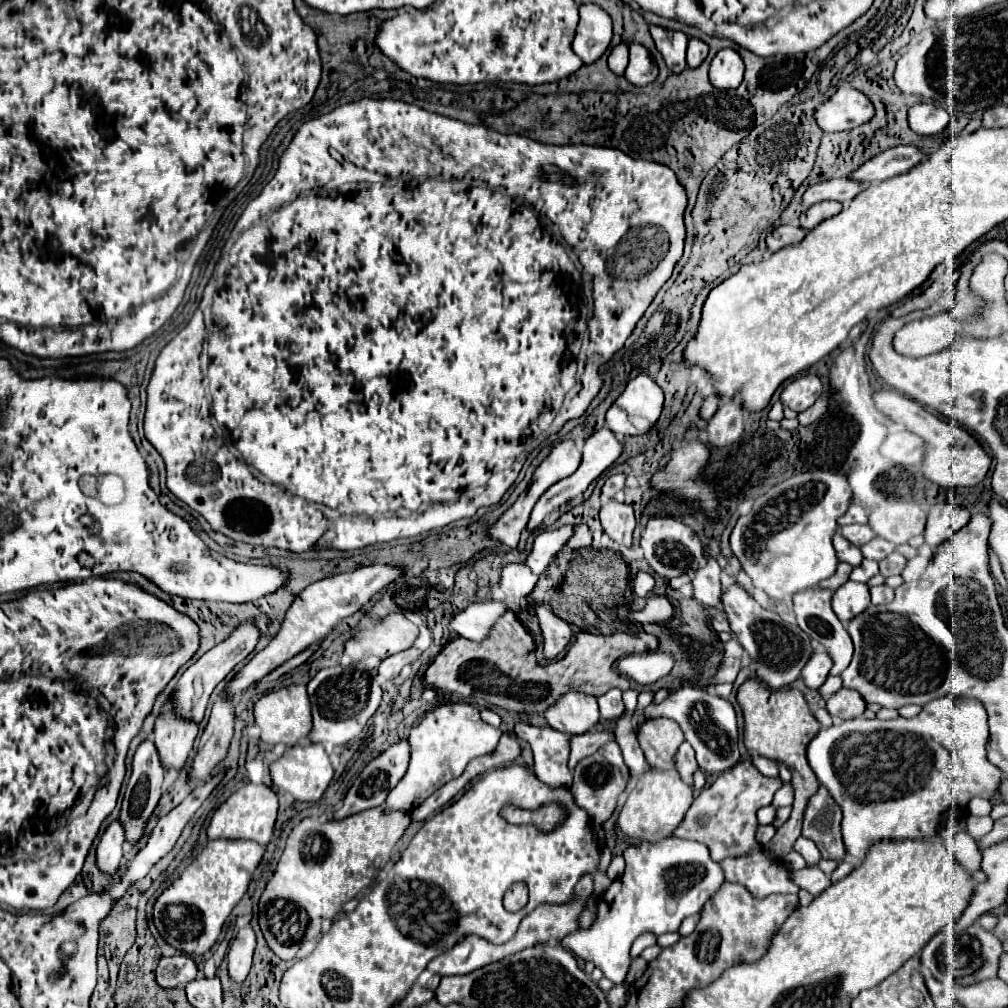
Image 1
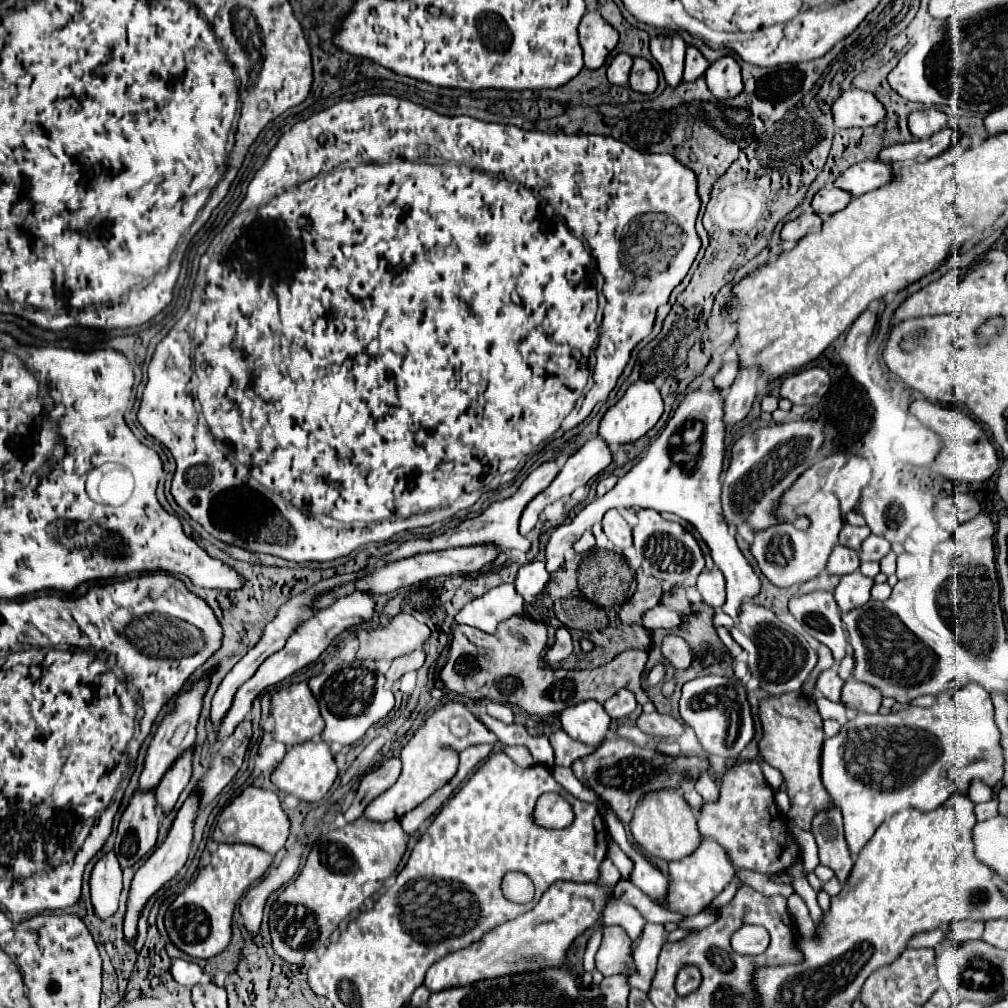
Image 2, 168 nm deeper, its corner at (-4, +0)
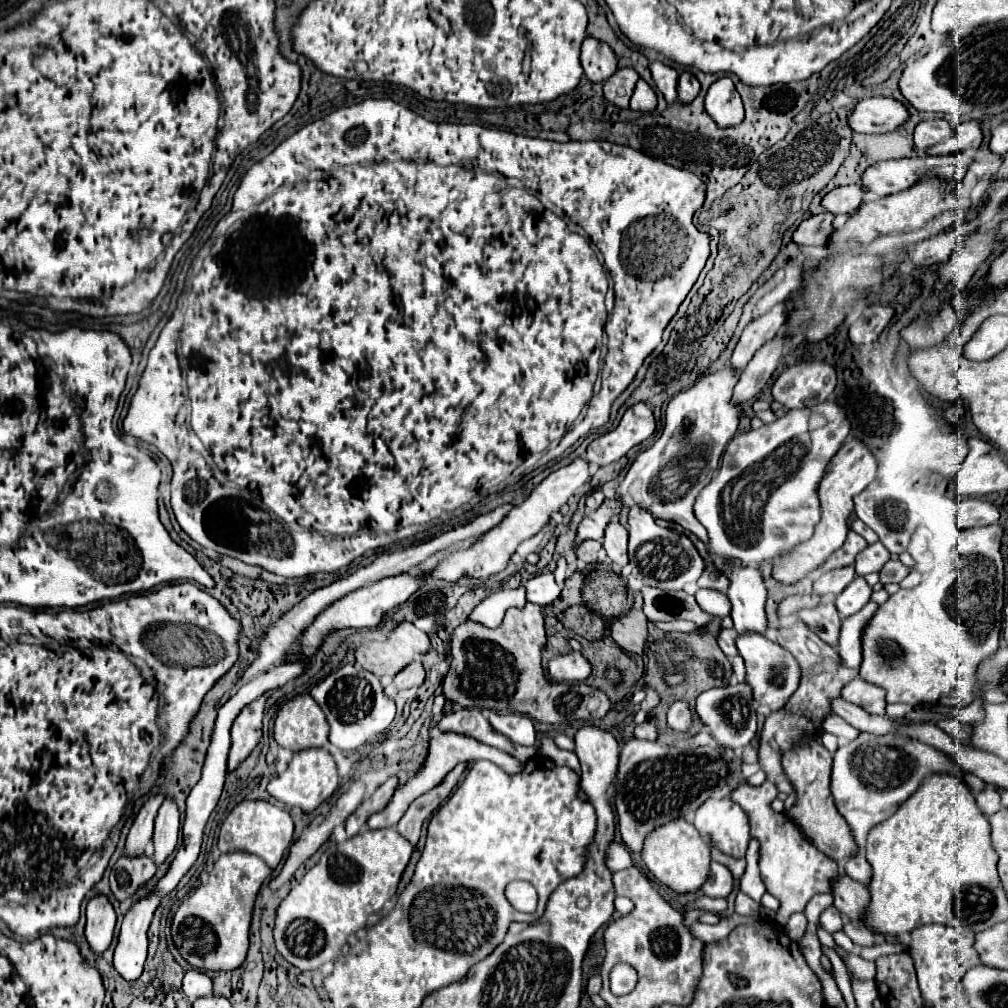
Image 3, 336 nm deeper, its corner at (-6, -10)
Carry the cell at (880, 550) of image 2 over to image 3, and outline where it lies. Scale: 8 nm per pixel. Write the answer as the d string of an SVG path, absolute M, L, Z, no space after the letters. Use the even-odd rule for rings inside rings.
M874 542L856 556L854 568L858 576L866 576L870 572L880 572L888 560L890 560L890 552L882 546L882 542Z

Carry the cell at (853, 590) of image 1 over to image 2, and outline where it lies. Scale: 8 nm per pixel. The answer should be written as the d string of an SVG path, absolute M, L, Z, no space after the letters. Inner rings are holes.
M852 572L848 576L842 576L838 588L834 590L836 604L838 604L840 612L846 614L852 608L864 606L871 598L870 592L873 584L873 579L864 578L860 572Z

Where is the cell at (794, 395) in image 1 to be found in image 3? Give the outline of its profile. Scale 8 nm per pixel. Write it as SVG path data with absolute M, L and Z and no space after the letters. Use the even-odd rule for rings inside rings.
M822 360L784 366L772 386L772 396L786 408L812 408L824 402L836 386L836 370Z

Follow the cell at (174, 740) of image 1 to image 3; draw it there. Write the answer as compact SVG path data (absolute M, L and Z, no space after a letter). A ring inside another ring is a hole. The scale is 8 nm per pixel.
M166 800L156 816L154 822L154 856L152 860L156 866L162 866L166 858L174 852L176 842L178 842L178 832L180 832L180 814L178 808L172 800Z

